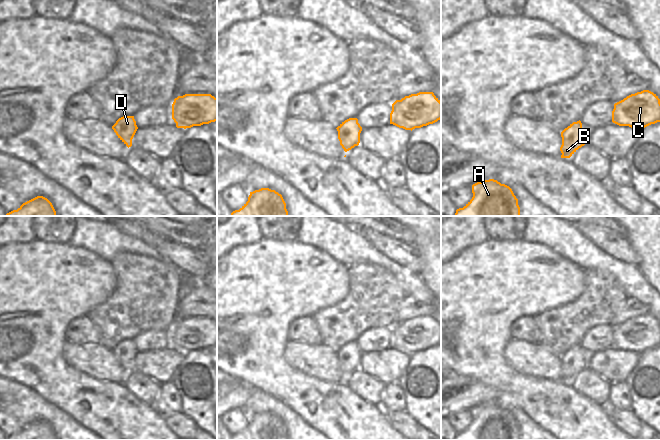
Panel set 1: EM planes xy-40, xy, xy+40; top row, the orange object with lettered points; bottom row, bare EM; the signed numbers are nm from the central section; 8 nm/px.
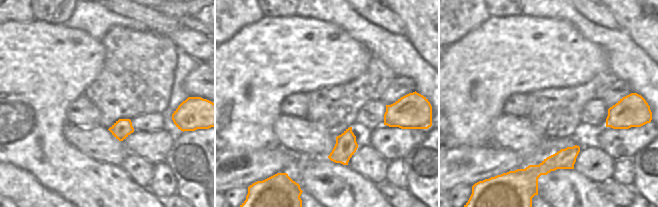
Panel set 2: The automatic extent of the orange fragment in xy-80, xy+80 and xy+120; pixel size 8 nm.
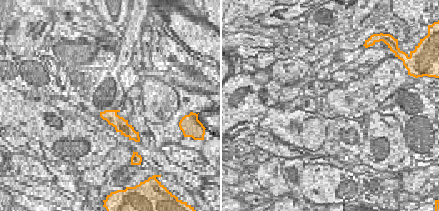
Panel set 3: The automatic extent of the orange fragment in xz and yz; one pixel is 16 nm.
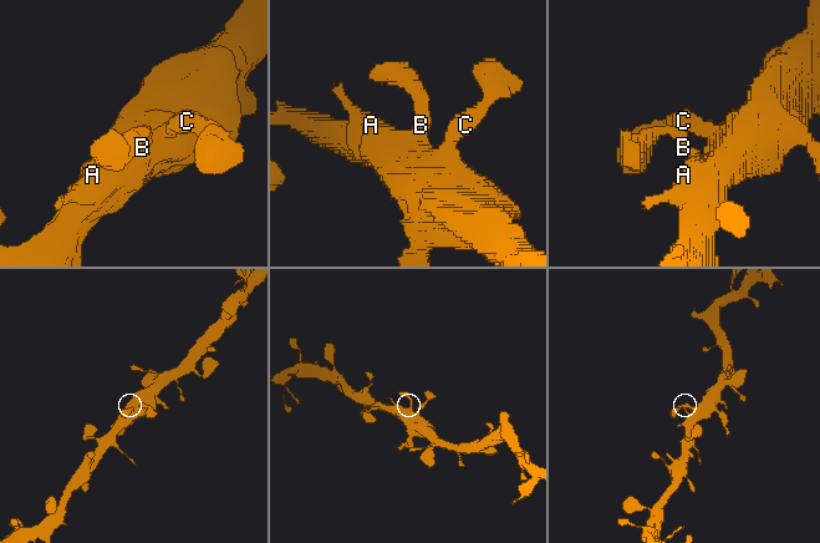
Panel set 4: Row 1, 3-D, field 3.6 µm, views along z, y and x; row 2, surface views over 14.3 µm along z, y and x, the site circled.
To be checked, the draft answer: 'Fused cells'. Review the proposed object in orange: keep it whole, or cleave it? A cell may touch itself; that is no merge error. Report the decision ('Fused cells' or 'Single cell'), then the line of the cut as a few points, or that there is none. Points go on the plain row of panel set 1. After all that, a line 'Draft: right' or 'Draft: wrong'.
Single cell. No split.
Draft: wrong

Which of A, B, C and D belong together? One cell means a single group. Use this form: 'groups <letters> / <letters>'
groups A B C D

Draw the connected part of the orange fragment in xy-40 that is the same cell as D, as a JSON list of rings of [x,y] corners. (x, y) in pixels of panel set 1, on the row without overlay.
[[[123,340],[112,350],[118,362],[129,372],[138,353],[134,340]]]

